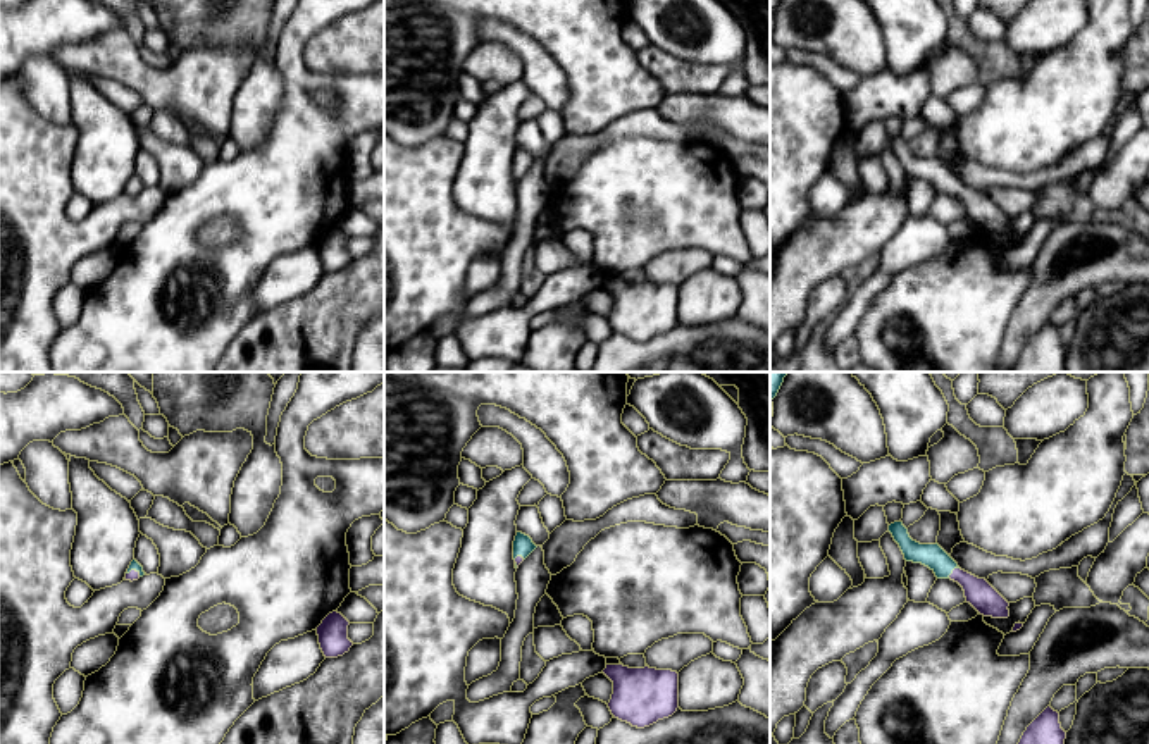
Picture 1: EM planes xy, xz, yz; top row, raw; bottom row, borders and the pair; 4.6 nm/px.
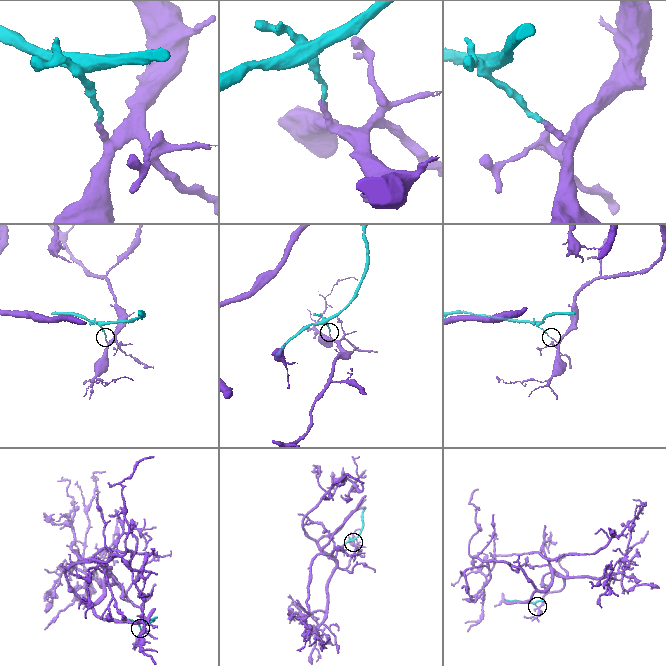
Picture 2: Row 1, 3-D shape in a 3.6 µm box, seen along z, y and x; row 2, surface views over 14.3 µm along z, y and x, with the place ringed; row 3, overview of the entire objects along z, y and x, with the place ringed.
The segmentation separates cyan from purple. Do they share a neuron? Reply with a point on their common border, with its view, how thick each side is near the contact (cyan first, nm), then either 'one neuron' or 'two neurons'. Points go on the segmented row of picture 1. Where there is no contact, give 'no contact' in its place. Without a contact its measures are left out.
yz (951, 572) | 110/140 nm | two neurons

